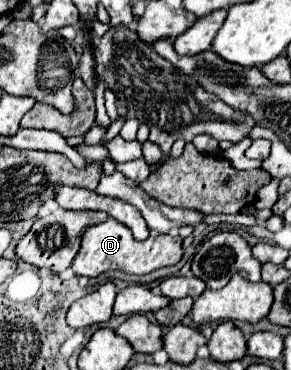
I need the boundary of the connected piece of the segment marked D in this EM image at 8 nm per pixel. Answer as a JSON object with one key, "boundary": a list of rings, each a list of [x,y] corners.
{"boundary":[[[108,219],[84,231],[82,247],[72,263],[72,269],[76,271],[76,275],[86,275],[86,277],[98,277],[100,273],[110,269],[120,269],[134,275],[146,275],[160,267],[176,265],[182,253],[184,253],[182,237],[178,235],[158,235],[158,237],[148,237],[146,241],[136,241],[128,231],[128,227],[124,227],[122,223],[116,223],[116,219]]]}

